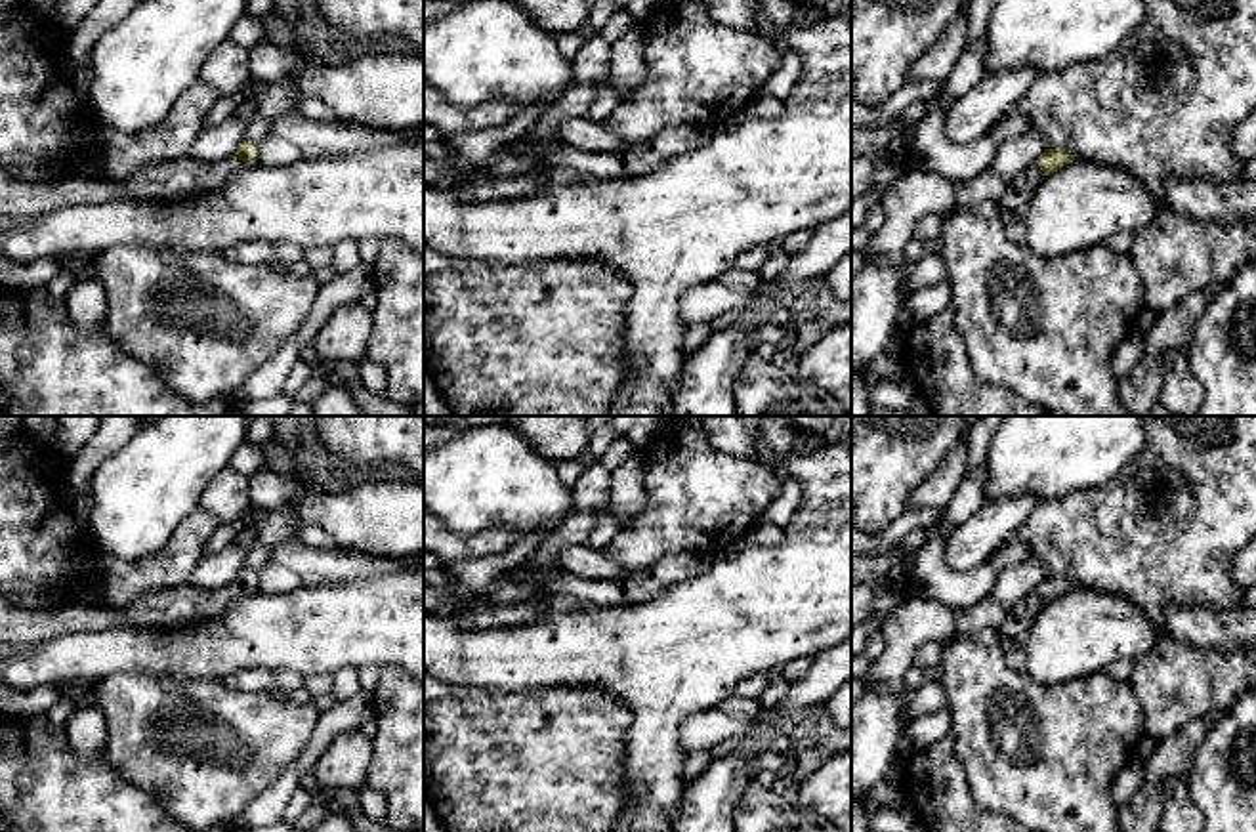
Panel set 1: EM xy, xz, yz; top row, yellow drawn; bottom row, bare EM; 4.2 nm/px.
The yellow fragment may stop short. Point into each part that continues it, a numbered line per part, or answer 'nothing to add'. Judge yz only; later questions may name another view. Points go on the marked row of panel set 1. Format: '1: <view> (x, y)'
1: yz (1018, 193)

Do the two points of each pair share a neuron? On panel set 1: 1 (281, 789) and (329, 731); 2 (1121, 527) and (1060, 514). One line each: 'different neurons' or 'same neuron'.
1: same neuron
2: same neuron

